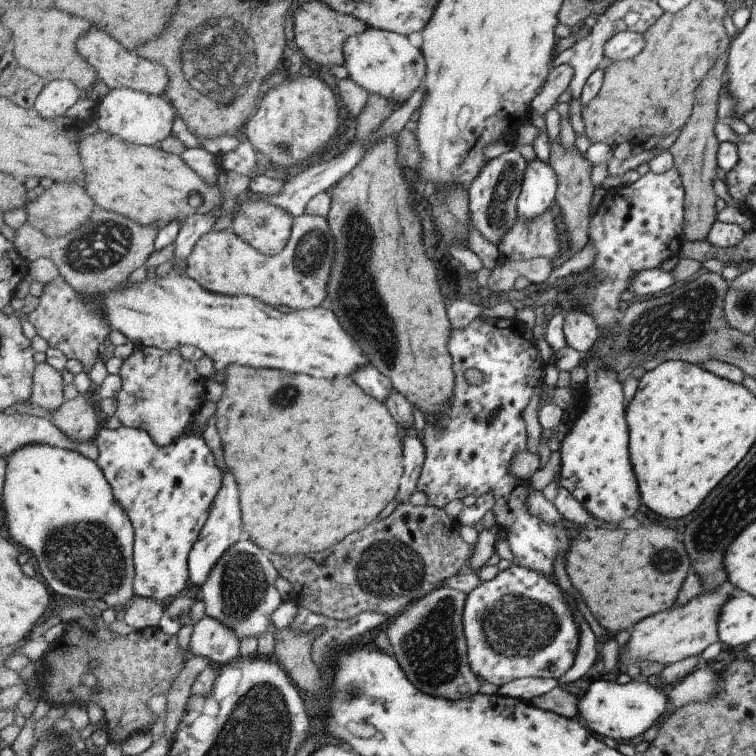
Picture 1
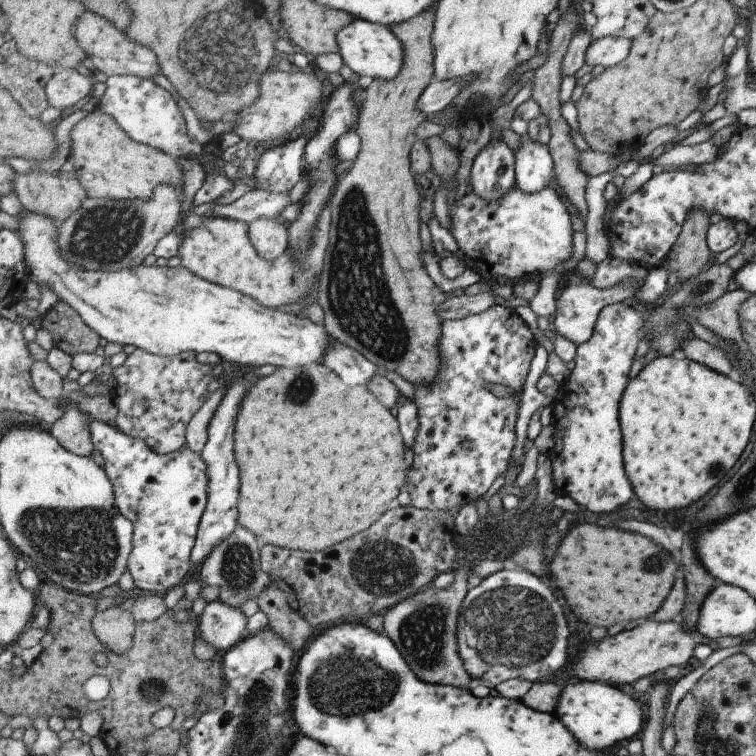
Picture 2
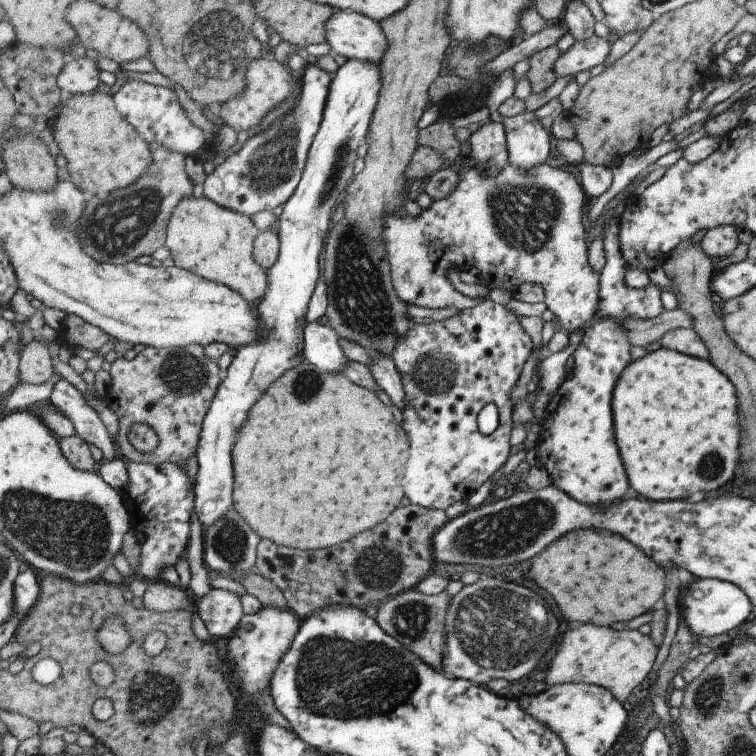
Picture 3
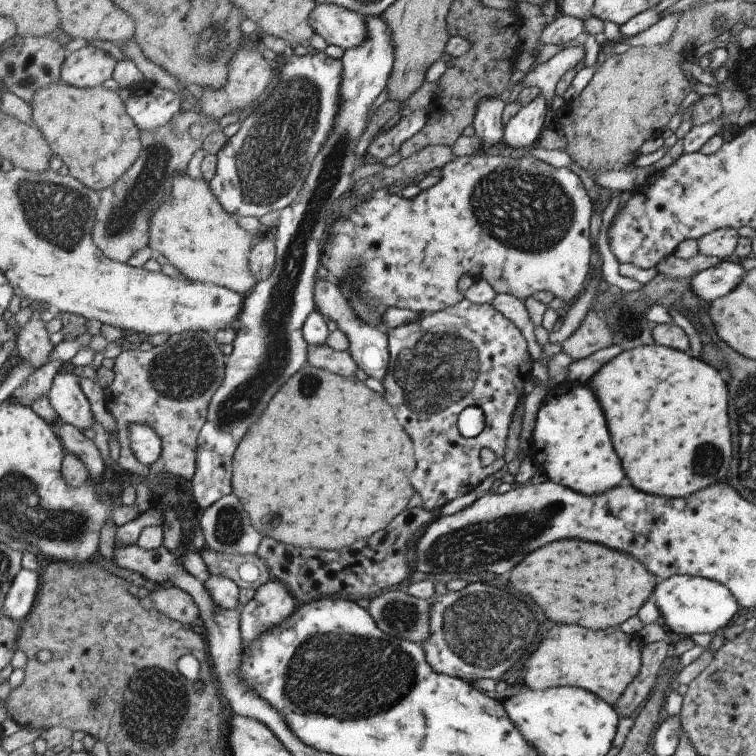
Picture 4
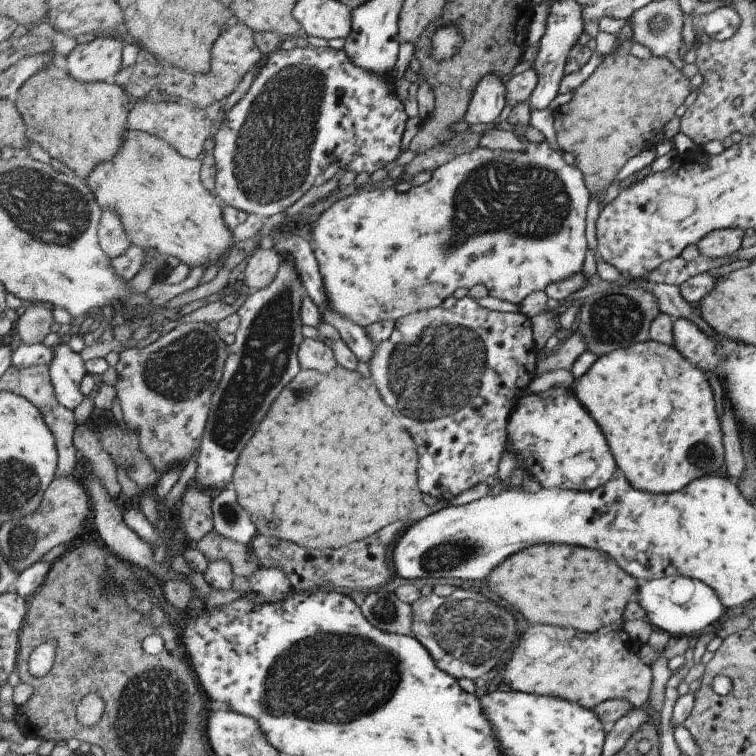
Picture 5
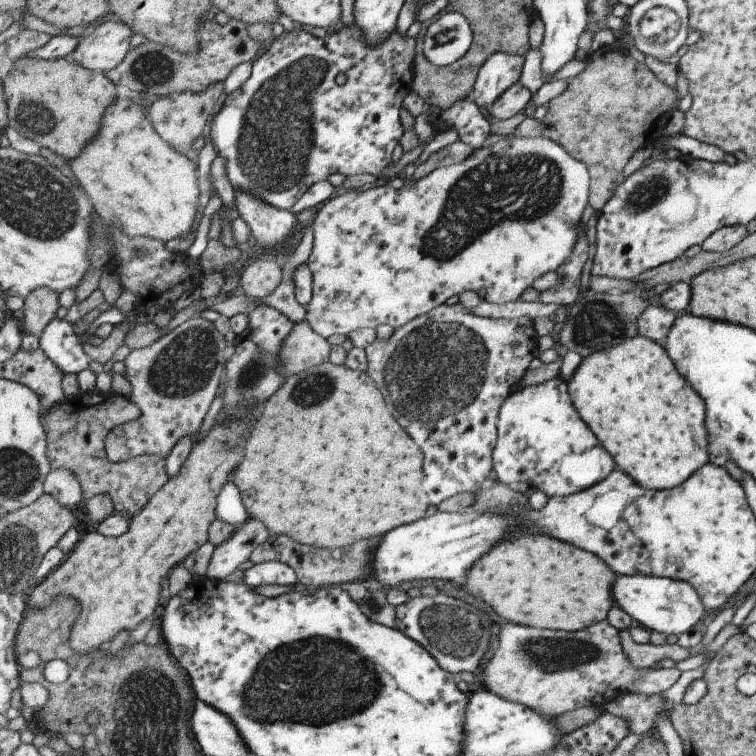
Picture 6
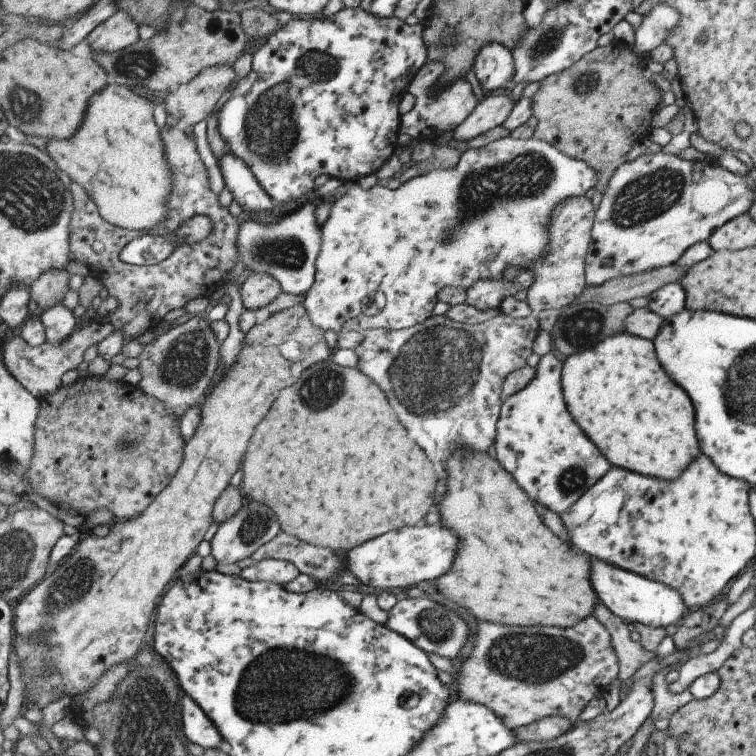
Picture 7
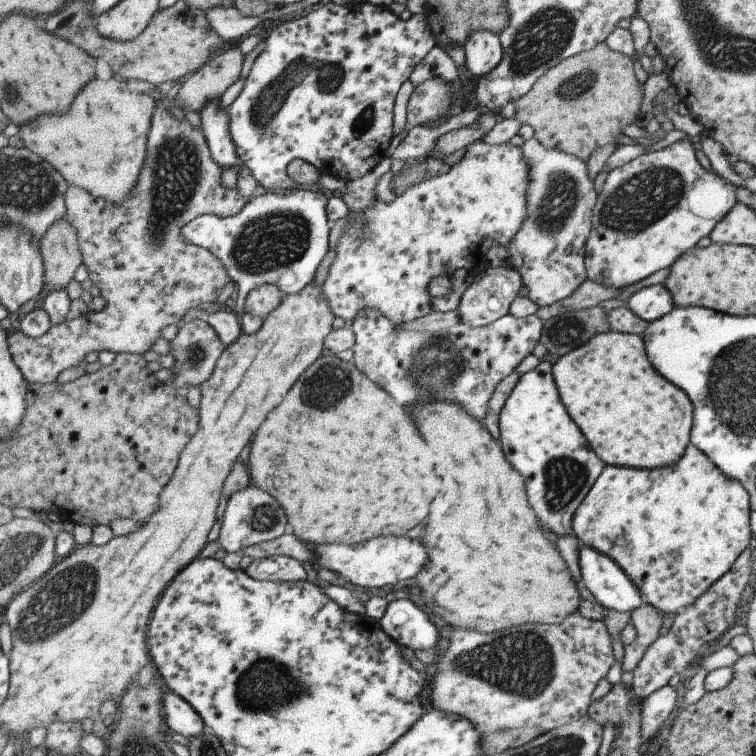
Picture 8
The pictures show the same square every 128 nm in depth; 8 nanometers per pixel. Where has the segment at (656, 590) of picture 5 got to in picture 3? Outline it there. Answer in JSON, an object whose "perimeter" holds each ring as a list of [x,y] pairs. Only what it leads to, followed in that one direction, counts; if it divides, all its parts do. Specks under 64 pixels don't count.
{"perimeter":[[[694,577],[692,581],[681,585],[678,590],[677,604],[682,615],[680,618],[695,636],[719,636],[729,632],[735,626],[743,625],[747,614],[751,612],[749,599],[735,586],[721,579],[702,579]]]}

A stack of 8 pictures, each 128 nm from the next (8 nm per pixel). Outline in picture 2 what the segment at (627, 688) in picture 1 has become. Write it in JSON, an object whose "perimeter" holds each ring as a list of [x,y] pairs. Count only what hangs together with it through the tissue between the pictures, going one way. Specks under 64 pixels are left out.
{"perimeter":[[[579,681],[562,687],[555,715],[589,750],[609,752],[607,748],[633,738],[641,728],[641,710],[629,696],[612,683]]]}

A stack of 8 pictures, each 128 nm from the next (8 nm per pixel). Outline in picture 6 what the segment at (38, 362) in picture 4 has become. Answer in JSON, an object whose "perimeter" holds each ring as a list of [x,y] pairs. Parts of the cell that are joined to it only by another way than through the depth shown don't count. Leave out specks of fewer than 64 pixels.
{"perimeter":[[[47,287],[37,289],[25,299],[23,331],[38,338],[61,308],[59,293]]]}

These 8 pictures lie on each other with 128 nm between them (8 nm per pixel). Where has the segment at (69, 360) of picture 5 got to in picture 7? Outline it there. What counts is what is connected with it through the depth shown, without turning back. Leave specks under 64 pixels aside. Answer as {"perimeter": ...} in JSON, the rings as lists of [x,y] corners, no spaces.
{"perimeter":[[[65,304],[53,305],[41,315],[45,330],[45,340],[52,343],[64,341],[77,328],[78,319],[73,314],[73,309]]]}

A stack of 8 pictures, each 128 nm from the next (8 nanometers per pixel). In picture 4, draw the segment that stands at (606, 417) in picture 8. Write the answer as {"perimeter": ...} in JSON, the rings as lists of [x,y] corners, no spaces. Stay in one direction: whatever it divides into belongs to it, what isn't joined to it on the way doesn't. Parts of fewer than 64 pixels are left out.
{"perimeter":[[[658,344],[641,345],[628,351],[623,350],[616,357],[613,357],[608,363],[605,363],[587,380],[592,384],[592,389],[596,394],[601,394],[601,406],[605,406],[605,414],[609,414],[609,430],[612,434],[612,443],[617,446],[617,454],[621,454],[621,460],[625,462],[625,470],[629,474],[629,480],[632,485],[641,492],[659,495],[665,498],[687,497],[687,494],[709,486],[717,480],[723,480],[725,474],[728,474],[729,456],[731,456],[731,444],[729,444],[729,426],[727,426],[727,394],[726,384],[715,368],[700,359],[692,358],[684,351],[672,349]]]}

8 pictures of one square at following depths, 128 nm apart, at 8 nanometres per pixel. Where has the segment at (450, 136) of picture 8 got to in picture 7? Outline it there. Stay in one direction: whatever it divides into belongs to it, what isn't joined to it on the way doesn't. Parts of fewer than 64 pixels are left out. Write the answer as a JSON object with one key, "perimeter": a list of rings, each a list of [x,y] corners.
{"perimeter":[[[493,94],[482,100],[475,110],[456,128],[455,143],[466,143],[476,139],[495,127],[501,127],[514,111],[516,100],[507,94]]]}

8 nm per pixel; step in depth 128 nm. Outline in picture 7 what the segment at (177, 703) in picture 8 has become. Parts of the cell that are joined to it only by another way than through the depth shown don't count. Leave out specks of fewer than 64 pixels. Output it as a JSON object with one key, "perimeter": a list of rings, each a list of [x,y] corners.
{"perimeter":[[[187,694],[181,700],[187,741],[199,744],[203,749],[227,749],[223,735],[201,705]]]}

